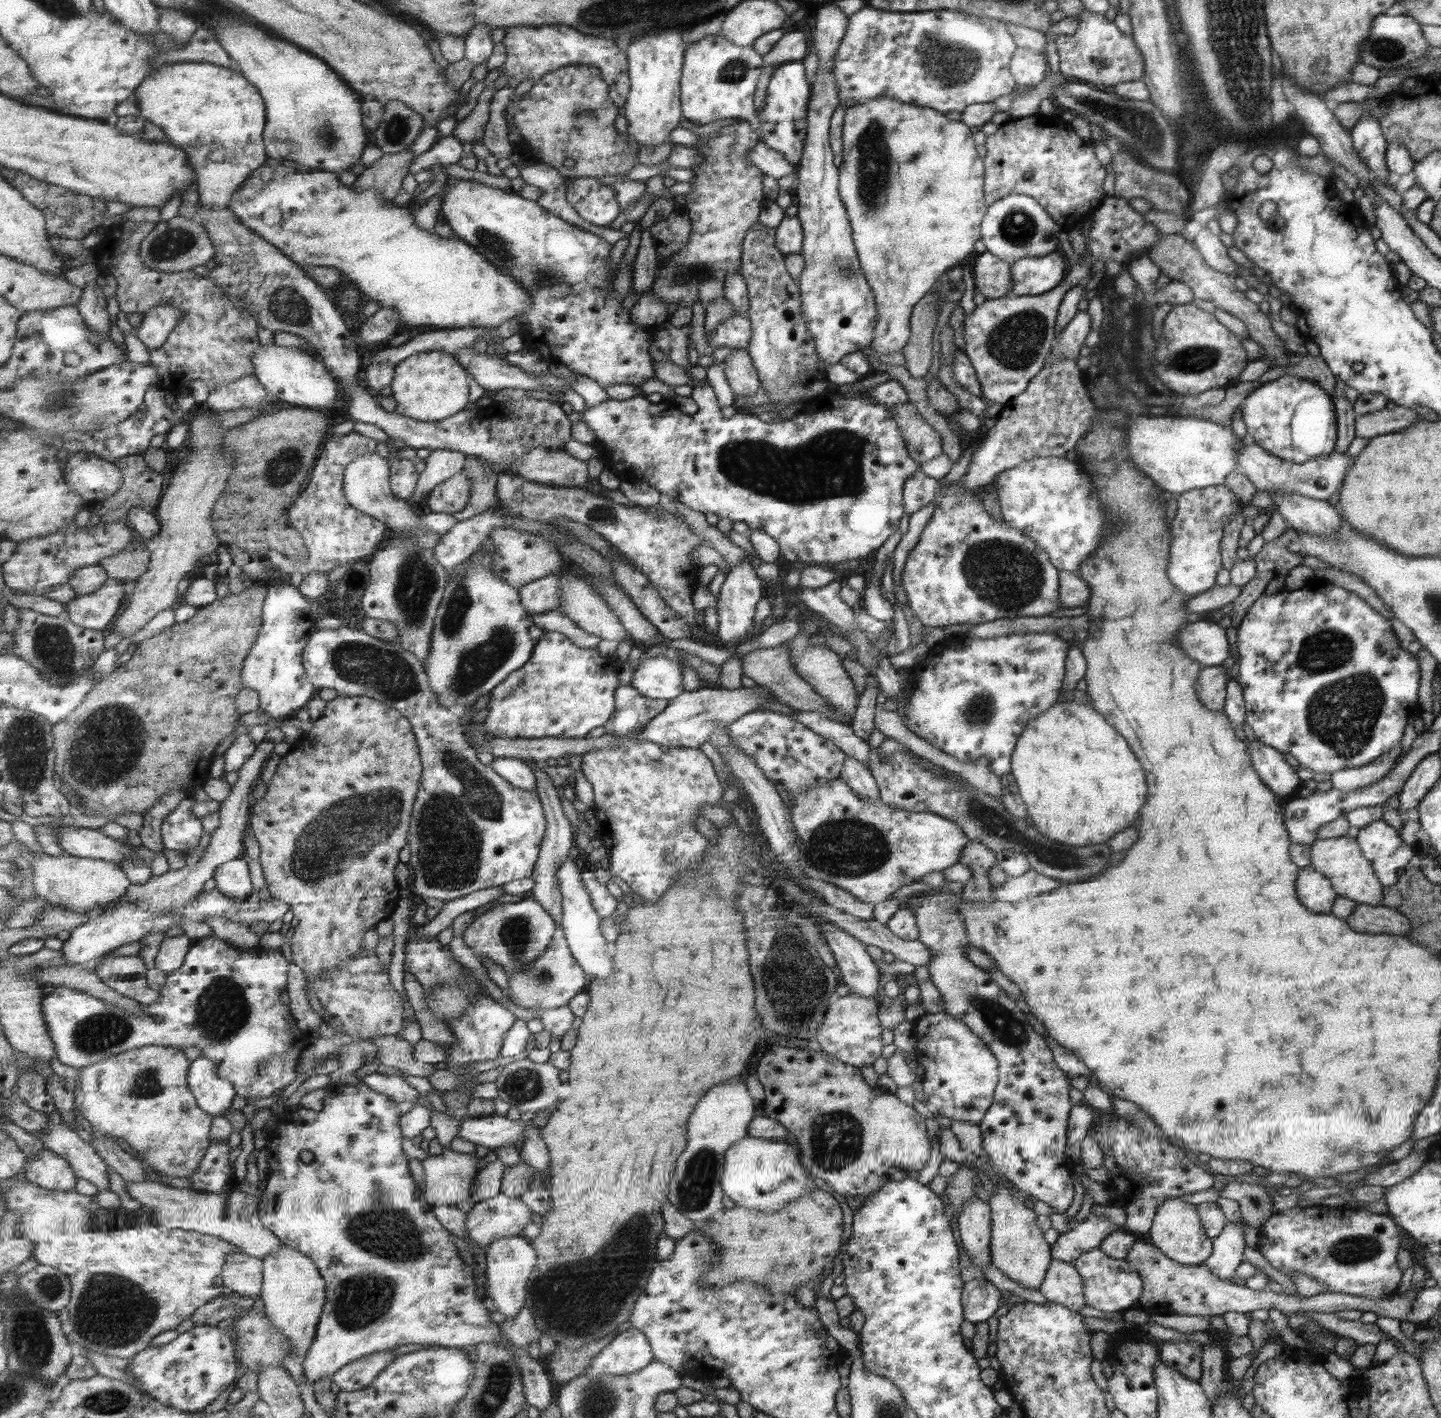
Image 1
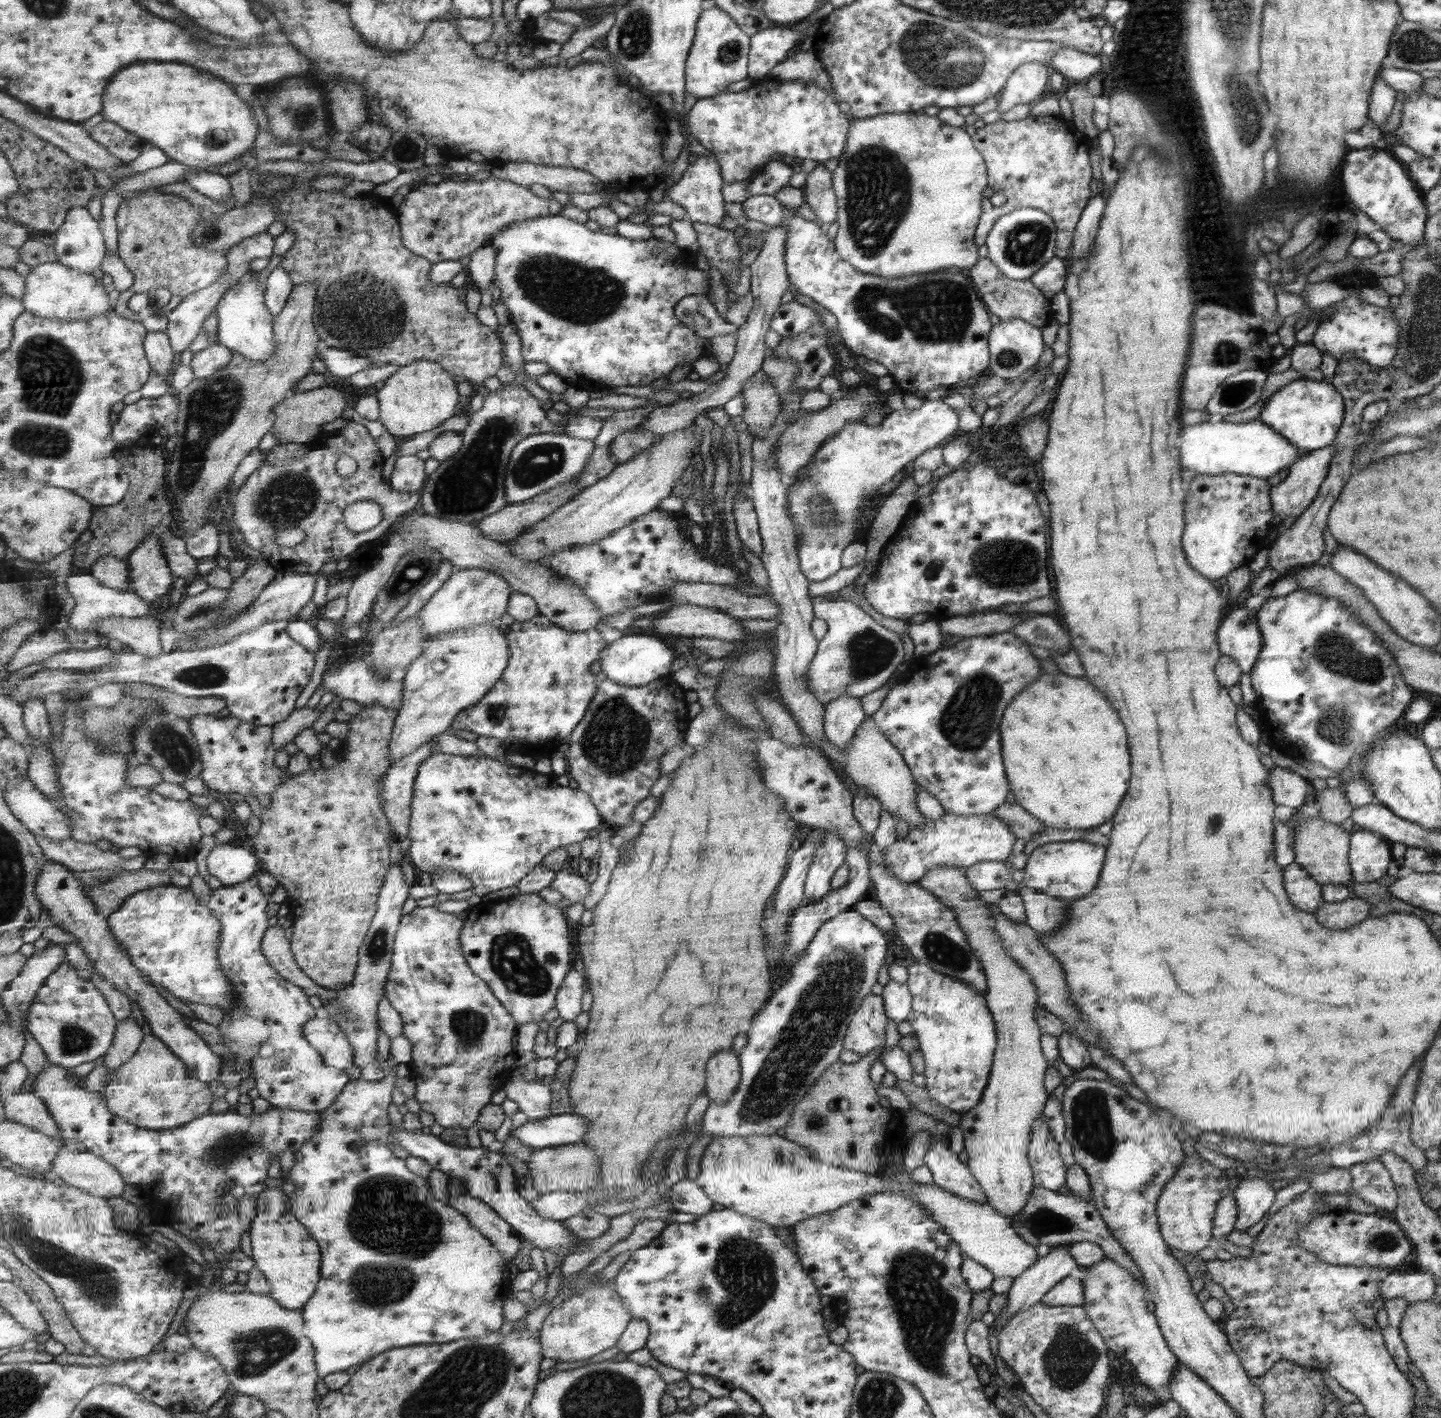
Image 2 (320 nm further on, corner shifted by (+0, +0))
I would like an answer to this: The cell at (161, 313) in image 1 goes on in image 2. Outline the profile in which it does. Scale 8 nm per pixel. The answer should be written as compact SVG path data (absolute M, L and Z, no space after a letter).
M165 331L149 332L145 345L152 372L166 381L177 360L170 336Z

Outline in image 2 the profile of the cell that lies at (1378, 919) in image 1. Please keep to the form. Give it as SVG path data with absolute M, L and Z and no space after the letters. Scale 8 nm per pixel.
M1350 896L1343 902L1329 904L1323 901L1313 917L1325 928L1347 928L1357 924L1357 920L1369 916L1369 905L1355 896Z

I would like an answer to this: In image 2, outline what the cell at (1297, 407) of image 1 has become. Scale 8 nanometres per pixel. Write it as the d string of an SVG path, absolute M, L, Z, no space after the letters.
M1302 378L1283 386L1265 400L1257 420L1301 450L1323 449L1334 443L1339 426L1342 426L1345 403L1341 398L1325 380L1317 382Z

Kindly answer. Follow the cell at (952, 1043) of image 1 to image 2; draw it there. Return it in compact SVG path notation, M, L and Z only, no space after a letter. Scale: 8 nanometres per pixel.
M919 961L906 969L906 986L912 996L906 1023L913 1029L924 1058L924 1089L935 1102L962 1115L978 1104L989 1080L997 1048L993 1015L986 997L969 984L941 976Z

